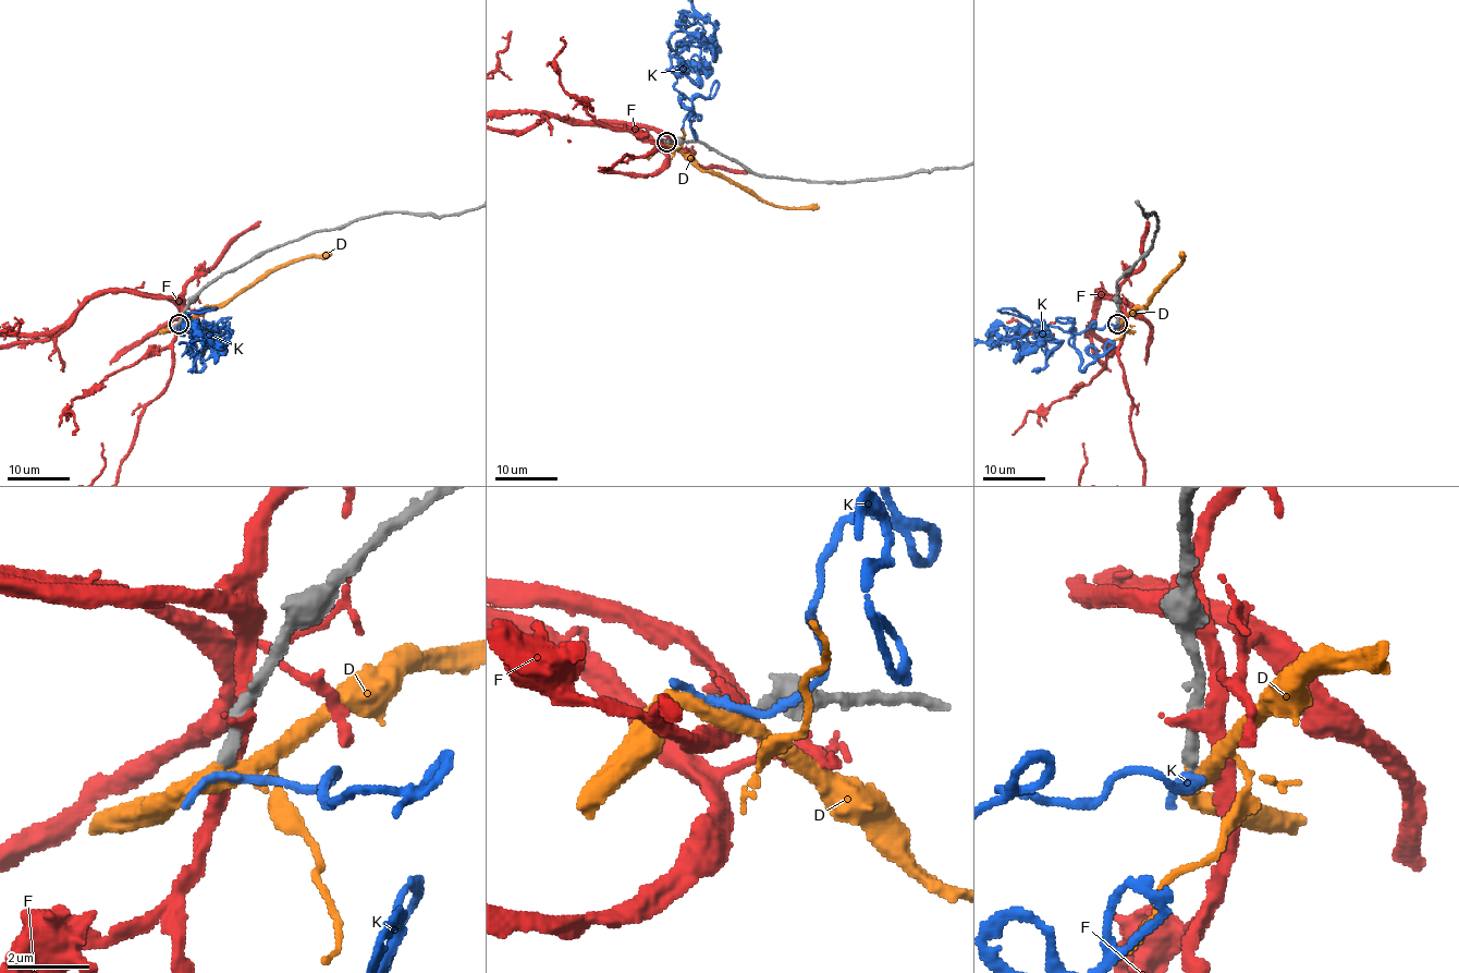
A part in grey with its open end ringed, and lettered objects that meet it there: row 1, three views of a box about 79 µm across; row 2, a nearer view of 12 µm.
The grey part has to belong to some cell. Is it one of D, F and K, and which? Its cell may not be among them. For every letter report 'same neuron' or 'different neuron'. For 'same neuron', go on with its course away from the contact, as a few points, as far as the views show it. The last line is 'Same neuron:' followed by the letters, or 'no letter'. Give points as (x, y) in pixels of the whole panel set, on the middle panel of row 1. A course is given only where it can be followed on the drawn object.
D: same neuron; course (666, 143), (681, 148), (705, 171), (740, 185), (758, 199), (789, 208), (819, 207)
F: different neuron
K: different neuron
Same neuron: D

